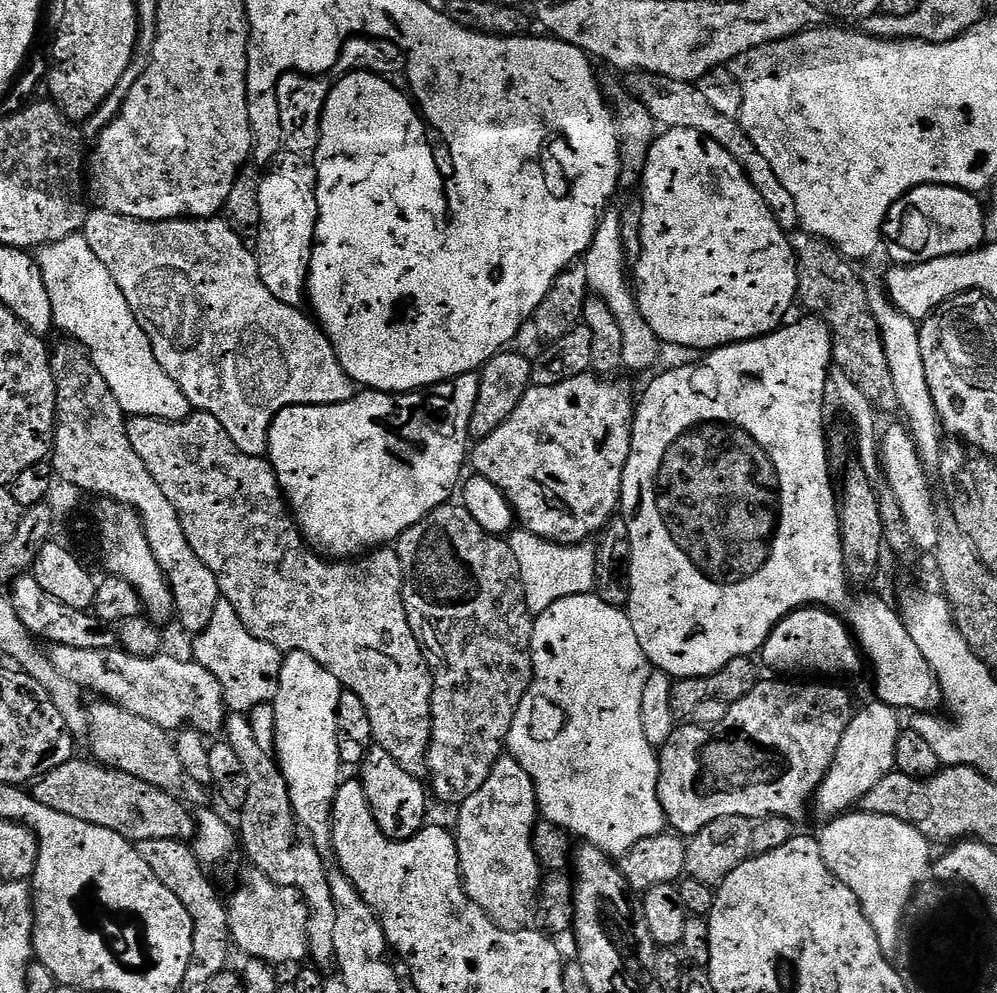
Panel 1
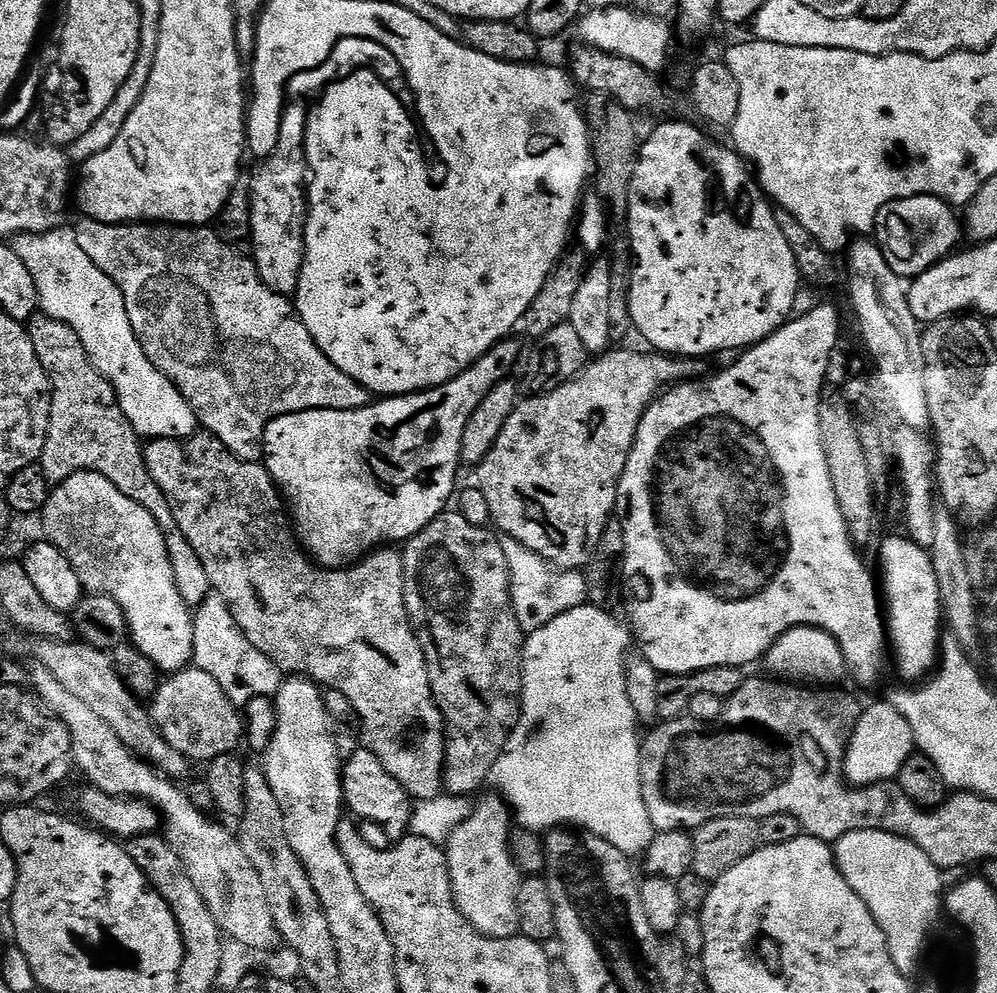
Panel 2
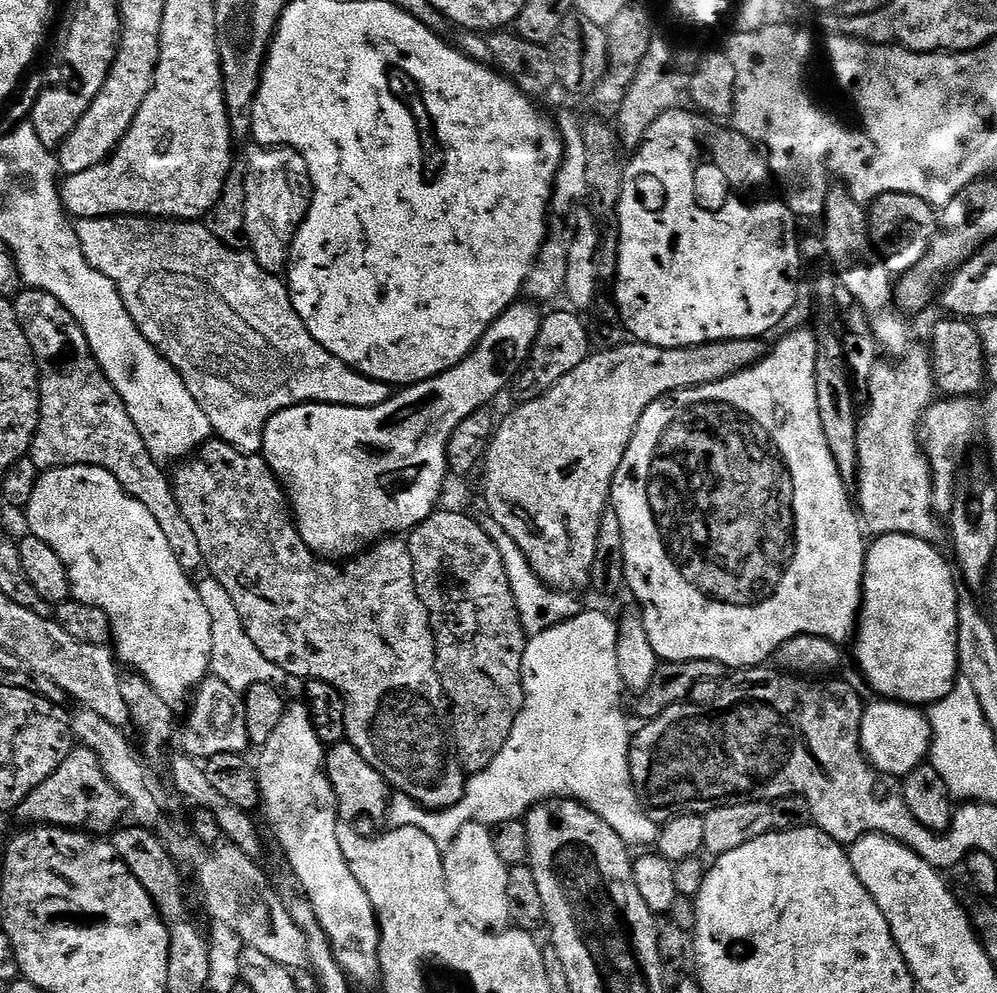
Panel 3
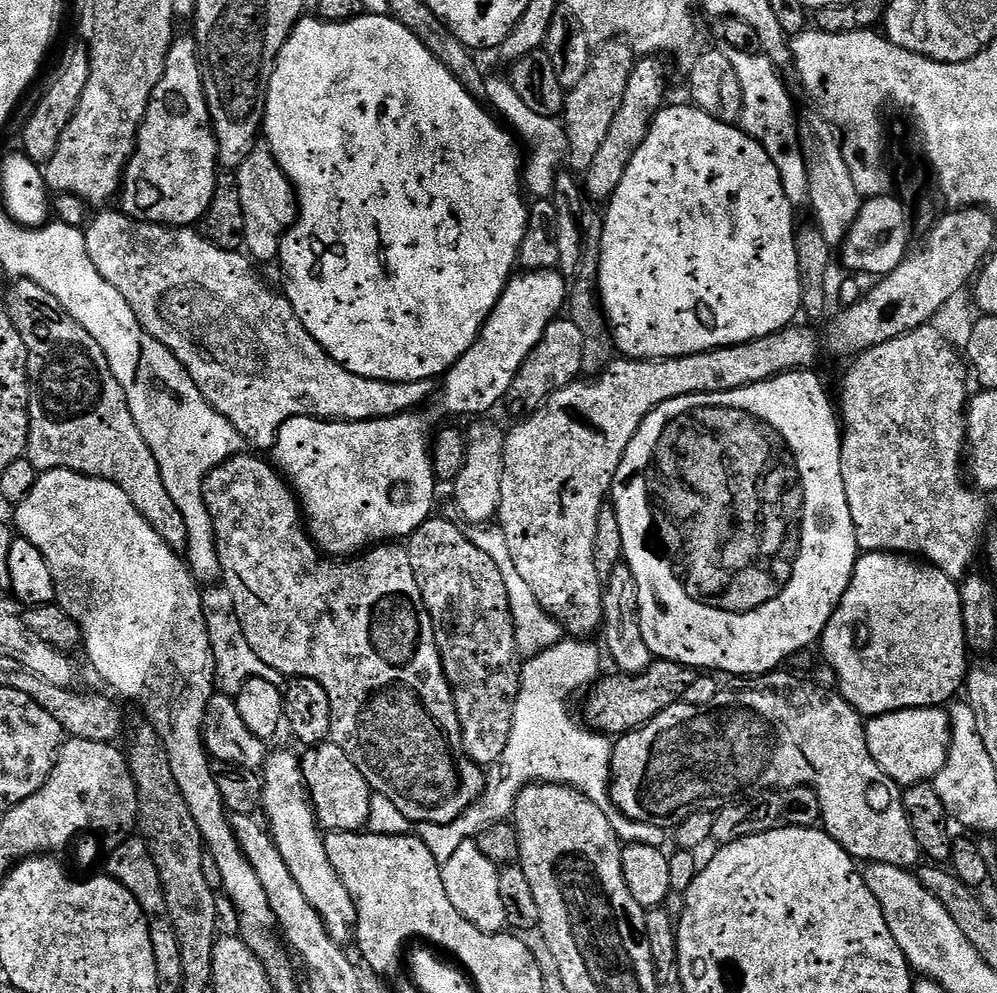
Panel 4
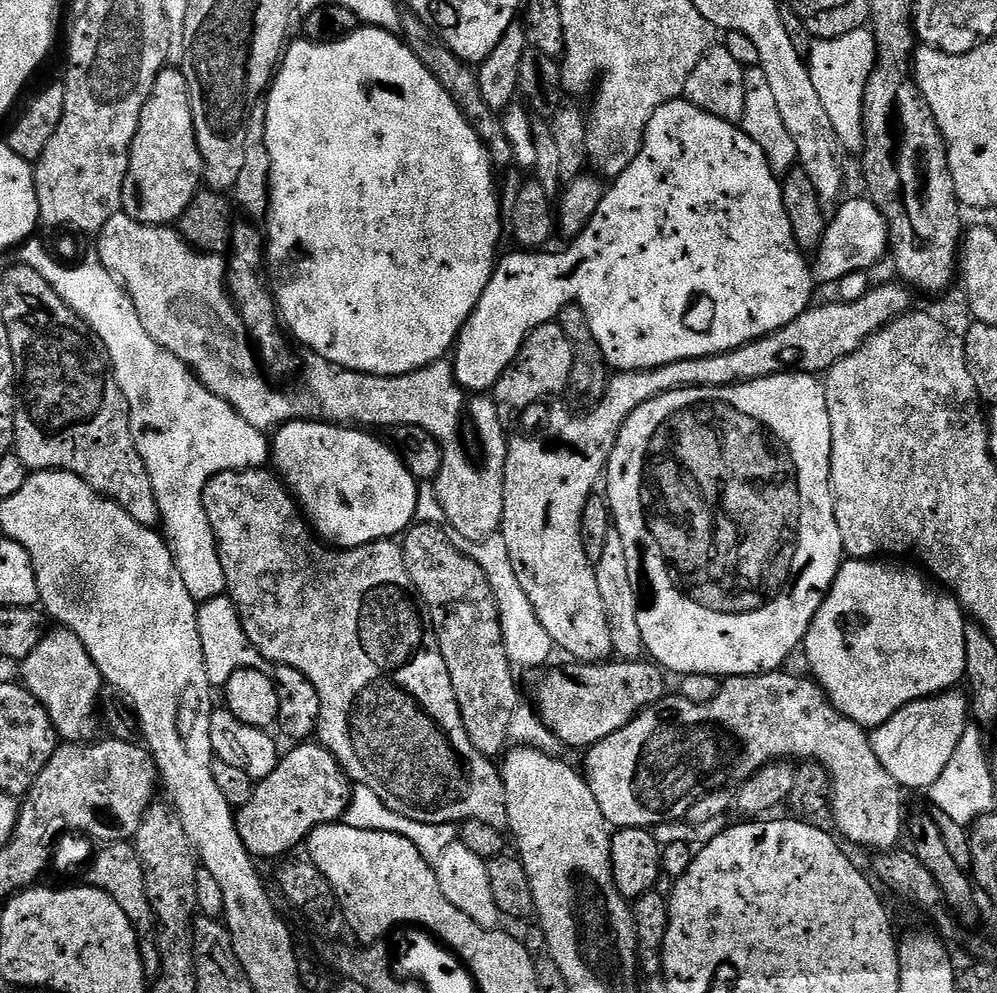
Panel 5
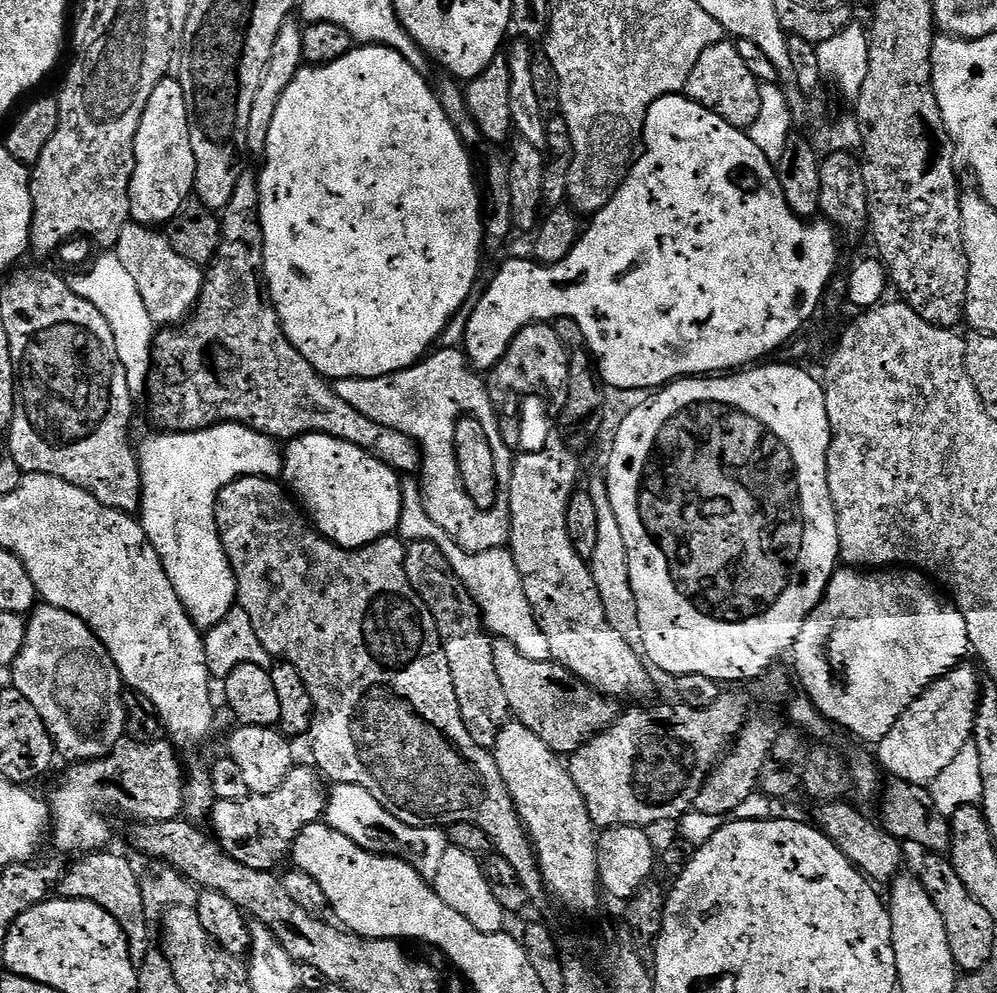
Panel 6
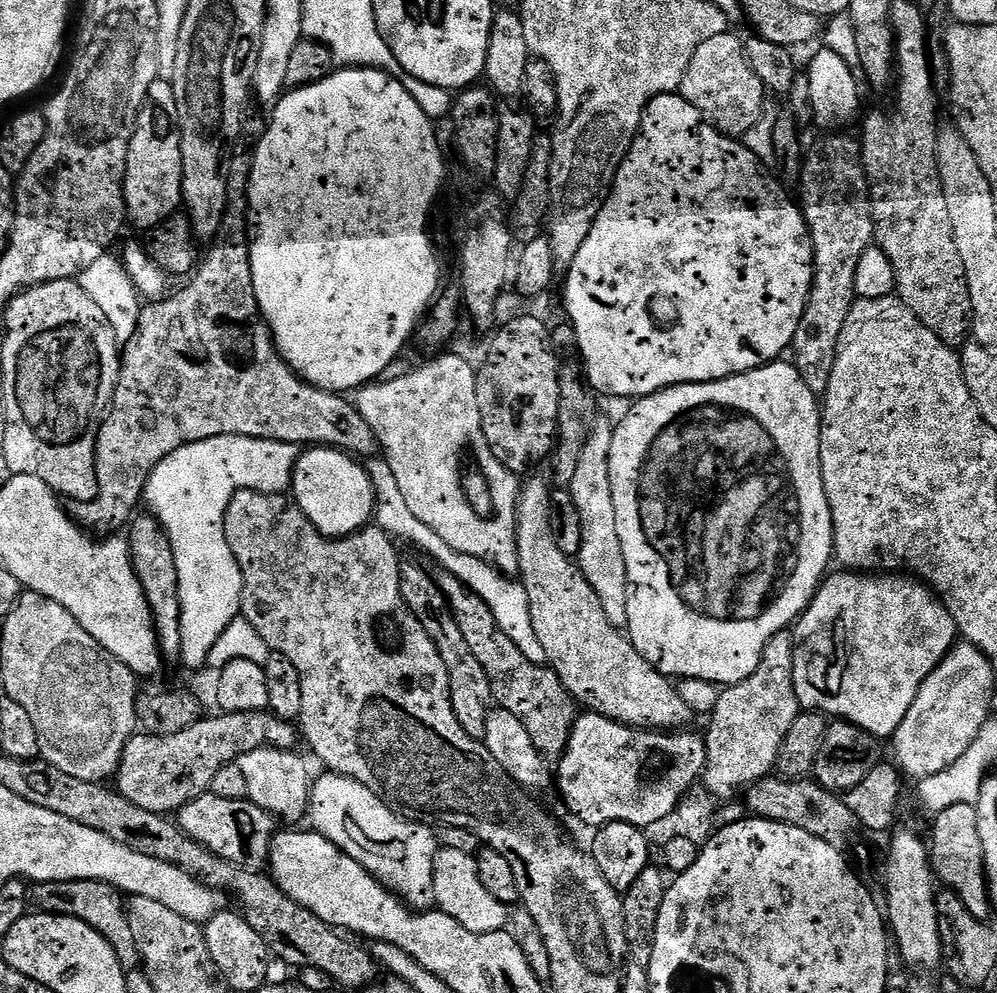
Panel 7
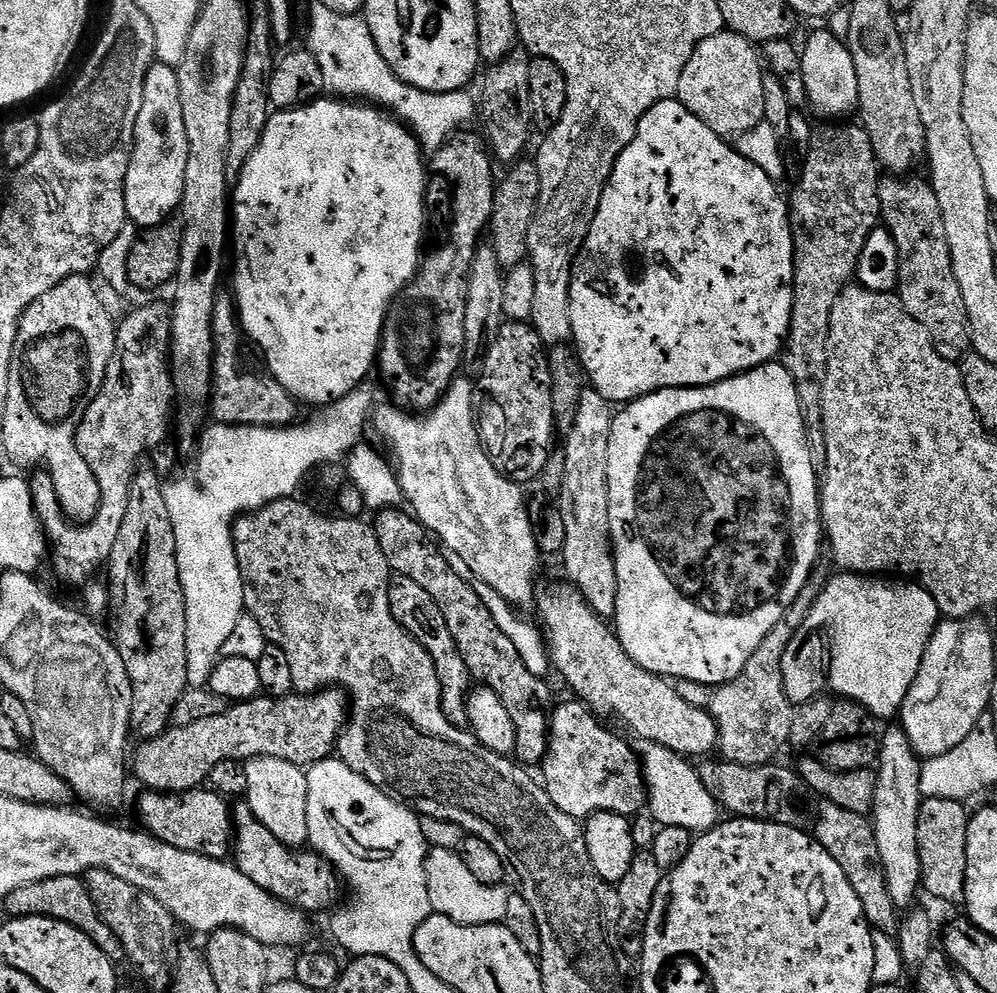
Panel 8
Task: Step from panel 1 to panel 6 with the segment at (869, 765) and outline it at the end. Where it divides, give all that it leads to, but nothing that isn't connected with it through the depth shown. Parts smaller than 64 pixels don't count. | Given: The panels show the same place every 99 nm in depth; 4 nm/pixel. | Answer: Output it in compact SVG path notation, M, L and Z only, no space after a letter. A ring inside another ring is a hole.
M961 666L935 680L894 722L890 734L878 741L878 764L889 777L930 786L954 762L958 750L972 739L981 677L975 667Z

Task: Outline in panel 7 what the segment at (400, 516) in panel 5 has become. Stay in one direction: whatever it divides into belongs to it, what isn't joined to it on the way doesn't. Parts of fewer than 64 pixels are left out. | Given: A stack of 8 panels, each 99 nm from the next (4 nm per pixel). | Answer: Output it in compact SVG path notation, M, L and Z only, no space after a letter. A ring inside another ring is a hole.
M312 446L301 451L292 468L290 492L323 536L353 536L373 519L376 510L376 487L368 477L367 467L338 448Z

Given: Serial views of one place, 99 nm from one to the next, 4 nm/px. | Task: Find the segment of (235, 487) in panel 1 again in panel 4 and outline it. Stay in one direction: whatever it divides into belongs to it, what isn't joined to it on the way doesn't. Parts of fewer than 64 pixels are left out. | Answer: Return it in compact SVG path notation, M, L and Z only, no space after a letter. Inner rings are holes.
M248 455L232 456L226 463L209 472L204 480L204 508L212 519L222 587L228 591L230 598L234 598L234 610L238 614L242 634L246 634L246 642L250 642L250 650L254 650L254 654L258 654L258 658L262 658L262 662L266 662L266 666L280 673L281 677L305 676L322 686L332 715L331 743L338 745L346 754L346 758L350 758L350 762L354 762L354 766L362 770L362 778L366 778L375 795L390 798L390 802L394 802L394 806L398 806L398 810L402 810L402 814L406 814L406 818L416 824L454 822L454 818L461 816L484 793L486 772L464 752L458 714L436 645L434 626L422 594L418 590L407 547L396 542L388 542L383 546L369 547L363 554L356 554L351 558L325 558L308 535L302 523L302 509L284 477L267 459L259 460L256 456Z

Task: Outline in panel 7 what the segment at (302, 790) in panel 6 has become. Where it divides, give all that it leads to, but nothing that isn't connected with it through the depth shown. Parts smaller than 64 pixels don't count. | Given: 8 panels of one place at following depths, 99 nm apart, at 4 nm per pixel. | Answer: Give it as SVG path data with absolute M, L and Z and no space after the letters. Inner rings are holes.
M211 794L186 802L186 806L178 811L178 823L186 835L194 838L194 842L218 854L218 858L226 858L226 862L243 864L245 868L253 870L259 869L265 863L268 845L278 831L277 817L264 812L251 800L231 800Z

